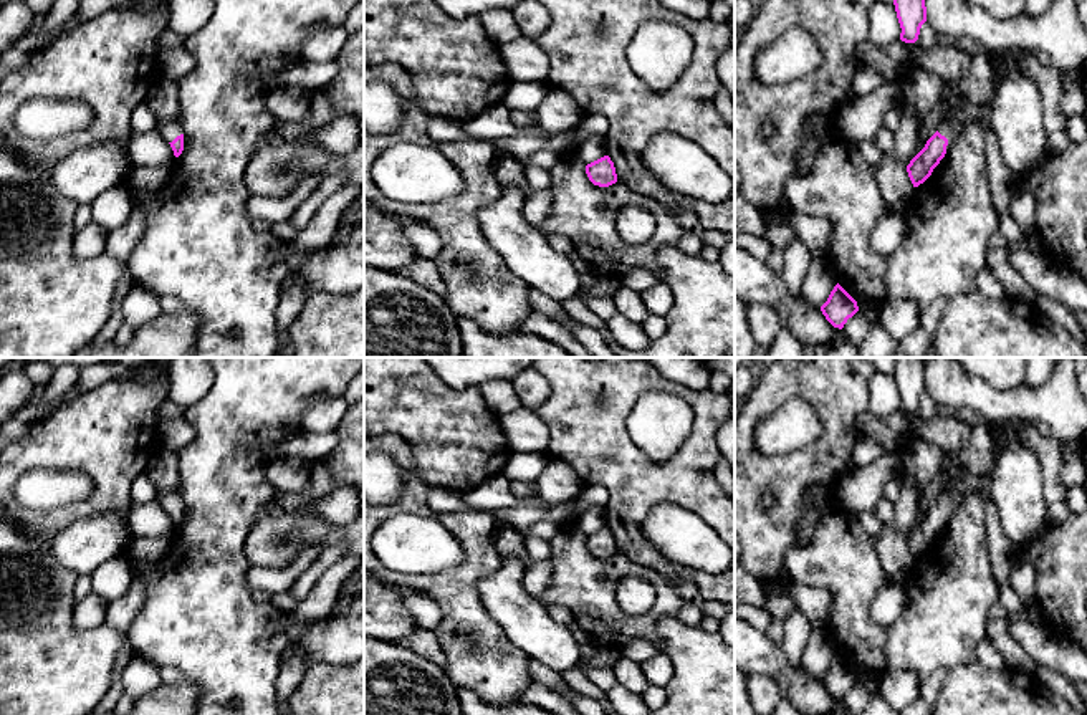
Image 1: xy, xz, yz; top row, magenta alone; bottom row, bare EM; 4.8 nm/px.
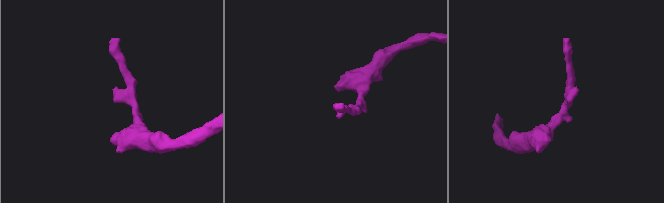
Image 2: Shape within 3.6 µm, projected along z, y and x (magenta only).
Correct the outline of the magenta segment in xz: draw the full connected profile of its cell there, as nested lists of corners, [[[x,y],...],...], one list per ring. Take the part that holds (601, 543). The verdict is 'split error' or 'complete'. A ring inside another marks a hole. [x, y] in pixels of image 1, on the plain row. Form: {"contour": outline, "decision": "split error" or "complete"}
{"contour": [[[604,526],[586,536],[586,545],[594,556],[609,558],[617,553],[614,533]]], "decision": "complete"}

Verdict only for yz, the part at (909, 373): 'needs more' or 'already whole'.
already whole

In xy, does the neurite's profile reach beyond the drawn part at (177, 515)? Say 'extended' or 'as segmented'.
extended

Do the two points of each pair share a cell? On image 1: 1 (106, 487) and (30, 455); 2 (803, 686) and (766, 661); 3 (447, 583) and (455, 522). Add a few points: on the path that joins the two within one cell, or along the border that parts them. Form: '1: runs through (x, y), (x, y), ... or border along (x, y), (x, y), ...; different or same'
1: runs through (91, 467), (80, 455), (50, 455); same
2: runs through (794, 684), (775, 664); same
3: runs through (464, 570), (470, 563), (470, 538); same

